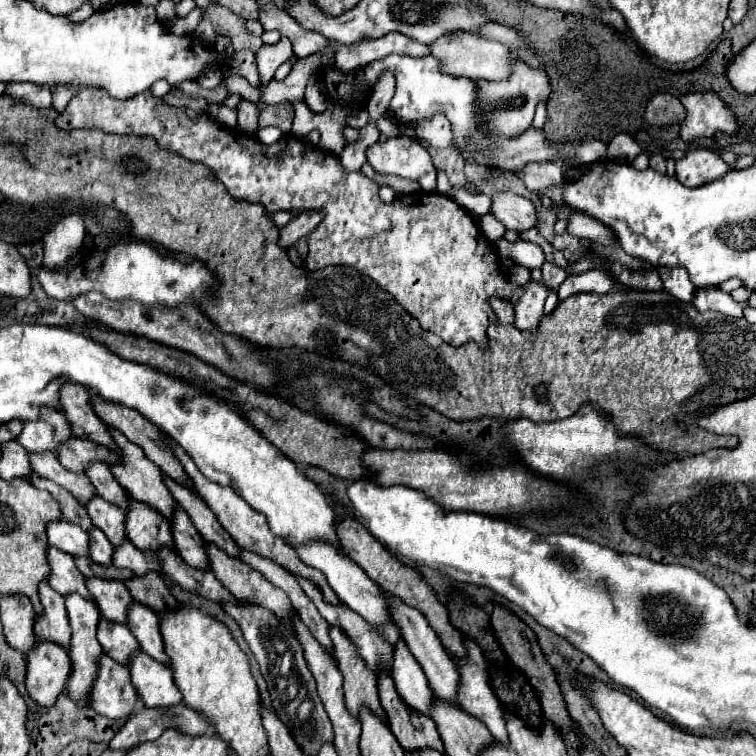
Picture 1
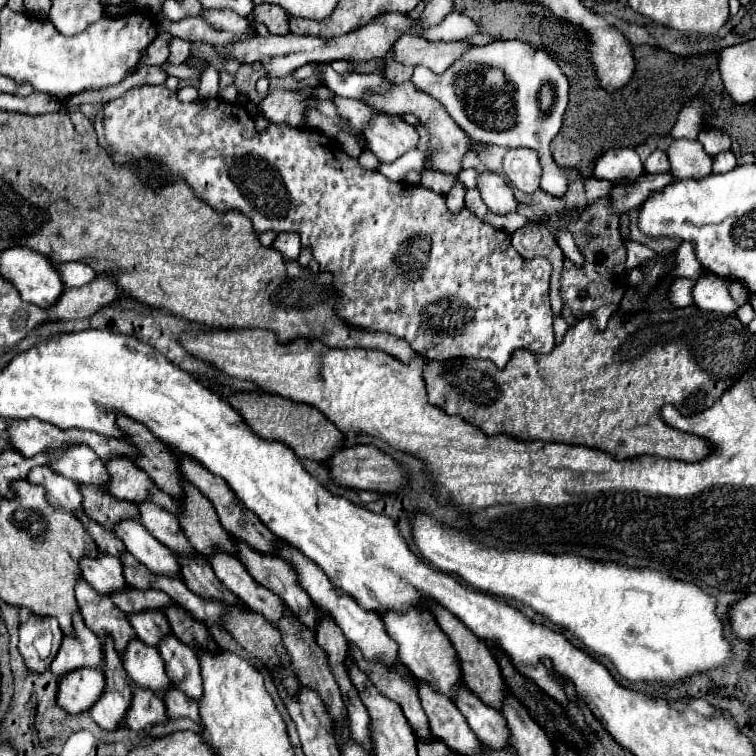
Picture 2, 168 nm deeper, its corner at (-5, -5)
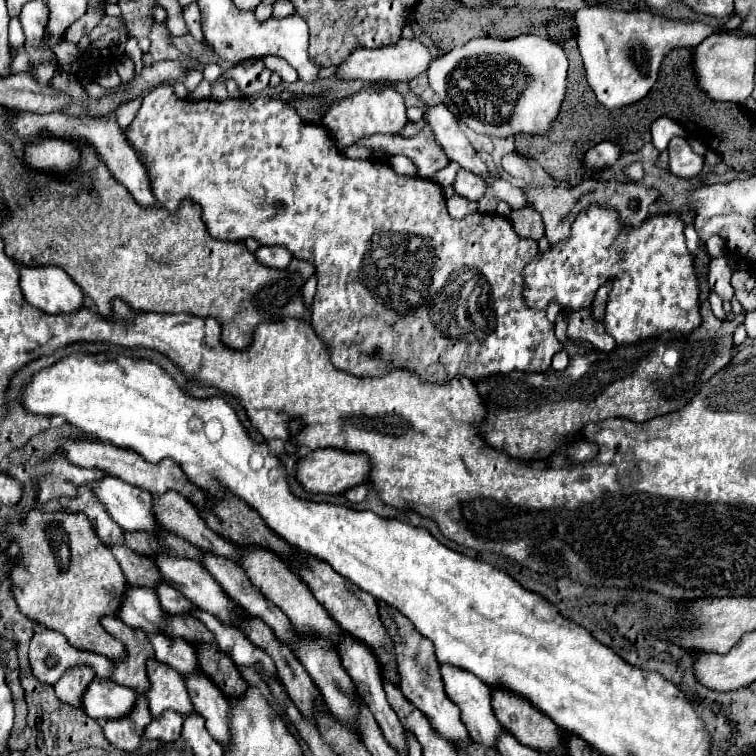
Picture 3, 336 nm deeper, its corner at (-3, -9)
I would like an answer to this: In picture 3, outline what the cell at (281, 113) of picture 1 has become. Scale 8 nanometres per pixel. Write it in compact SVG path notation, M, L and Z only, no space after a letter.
M427 126L415 136L415 138L403 138L403 136L391 136L391 134L379 134L379 136L369 136L357 142L359 146L377 152L383 150L389 156L405 154L407 158L415 160L417 168L421 170L421 178L435 180L435 174L447 166L445 154L435 148L435 142L431 140L431 134Z

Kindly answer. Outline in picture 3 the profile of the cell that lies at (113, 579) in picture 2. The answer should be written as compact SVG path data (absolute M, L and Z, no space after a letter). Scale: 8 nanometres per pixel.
M127 584L117 618L127 626L143 628L145 632L161 632L159 626L161 618L165 618L165 612L161 610L157 596L151 588Z

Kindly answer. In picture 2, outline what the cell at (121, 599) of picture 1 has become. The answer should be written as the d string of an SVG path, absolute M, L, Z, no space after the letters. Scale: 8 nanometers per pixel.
M145 610L141 614L129 616L129 622L135 628L137 638L147 642L149 646L159 646L159 638L163 638L163 634L173 634L171 624L167 622L163 612Z

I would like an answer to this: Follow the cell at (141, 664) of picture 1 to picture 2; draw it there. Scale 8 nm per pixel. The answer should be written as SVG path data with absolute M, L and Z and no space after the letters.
M171 688L169 692L163 694L165 704L167 704L167 714L169 718L191 718L193 722L197 722L201 726L201 734L203 734L203 722L199 718L199 706L197 700L187 698L181 690Z

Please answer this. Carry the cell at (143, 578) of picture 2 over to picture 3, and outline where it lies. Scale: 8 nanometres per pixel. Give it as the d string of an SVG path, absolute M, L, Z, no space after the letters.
M159 582L153 586L161 608L165 608L165 612L169 614L183 614L183 612L191 612L195 606L181 594L177 592L173 586L169 586L167 582Z

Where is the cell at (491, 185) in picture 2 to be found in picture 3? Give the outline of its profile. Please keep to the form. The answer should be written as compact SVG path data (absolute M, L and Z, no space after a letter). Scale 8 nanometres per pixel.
M459 170L453 188L455 188L455 192L459 196L465 196L465 198L469 198L473 202L479 202L485 196L487 188L489 188L489 180L483 178L483 176L477 176L477 174L469 172L469 170Z

